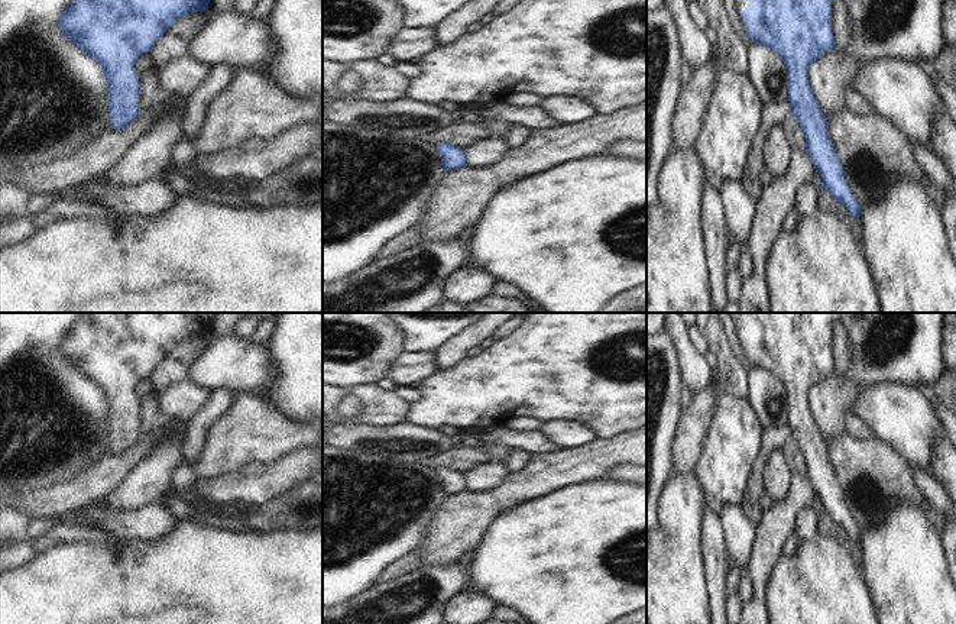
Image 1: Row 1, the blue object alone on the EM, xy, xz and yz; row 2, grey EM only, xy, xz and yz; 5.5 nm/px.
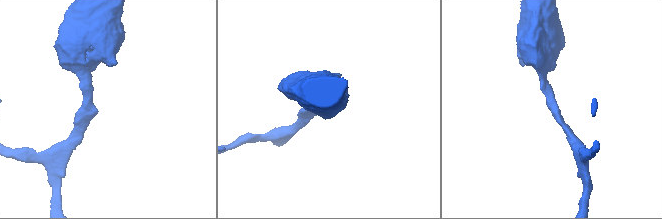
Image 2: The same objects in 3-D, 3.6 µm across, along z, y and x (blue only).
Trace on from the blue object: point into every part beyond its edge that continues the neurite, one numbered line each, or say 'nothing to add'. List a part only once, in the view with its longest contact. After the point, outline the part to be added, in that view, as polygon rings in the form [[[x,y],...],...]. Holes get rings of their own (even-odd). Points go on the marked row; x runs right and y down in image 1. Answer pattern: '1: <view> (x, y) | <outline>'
nothing to add

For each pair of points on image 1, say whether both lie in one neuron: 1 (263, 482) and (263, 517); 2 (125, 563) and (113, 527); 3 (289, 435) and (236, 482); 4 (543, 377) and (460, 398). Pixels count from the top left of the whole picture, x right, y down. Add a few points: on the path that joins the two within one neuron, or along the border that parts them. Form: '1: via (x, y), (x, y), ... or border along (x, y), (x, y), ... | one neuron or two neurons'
1: border along (292, 487), (265, 504), (229, 506) | two neurons
2: border along (159, 536), (151, 540), (129, 540), (126, 543) | two neurons
3: border along (288, 452), (266, 464), (243, 464), (223, 474) | two neurons
4: via (522, 377), (504, 380), (480, 391) | one neuron

